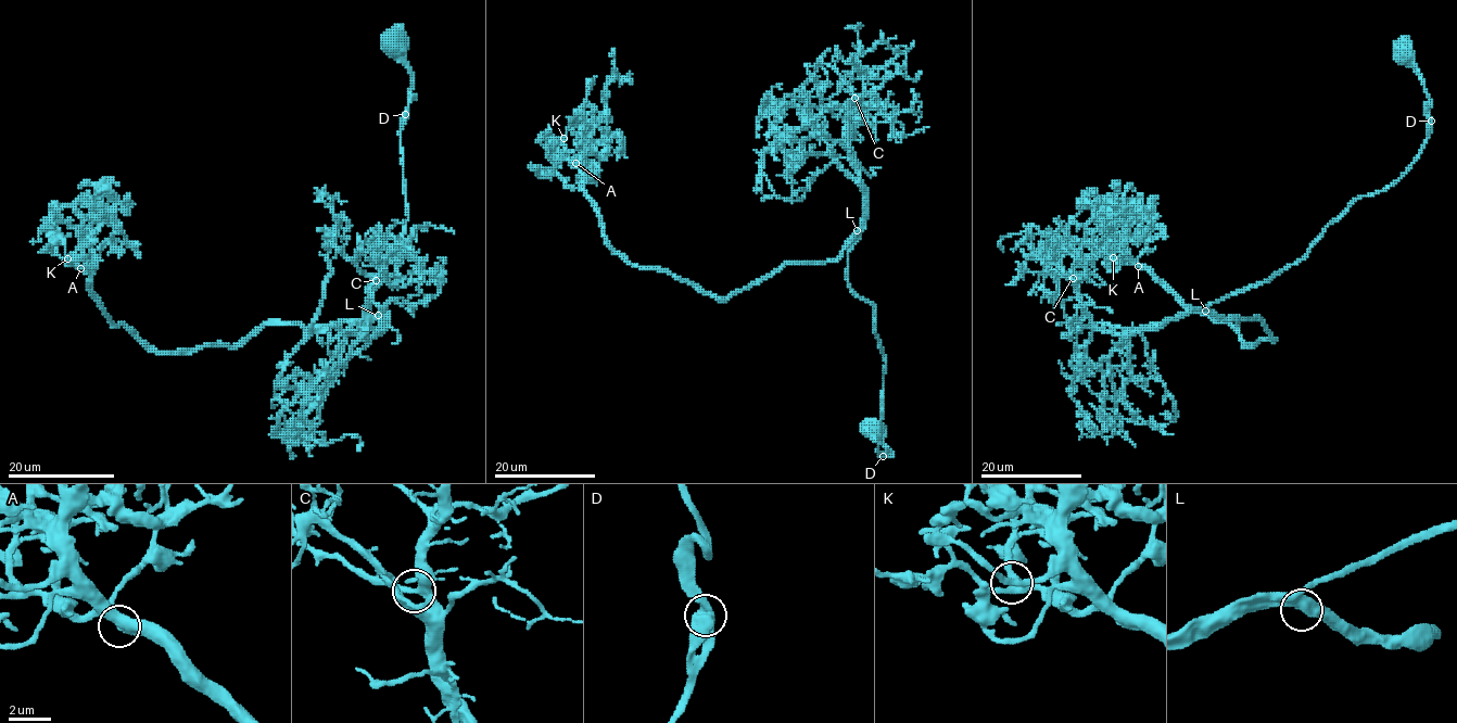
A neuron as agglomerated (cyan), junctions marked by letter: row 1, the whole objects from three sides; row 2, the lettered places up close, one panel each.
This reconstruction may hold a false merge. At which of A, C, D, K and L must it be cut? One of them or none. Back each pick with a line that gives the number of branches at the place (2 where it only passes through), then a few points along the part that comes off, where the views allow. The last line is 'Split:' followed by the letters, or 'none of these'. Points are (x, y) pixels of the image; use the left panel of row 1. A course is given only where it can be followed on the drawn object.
Split: none of these

